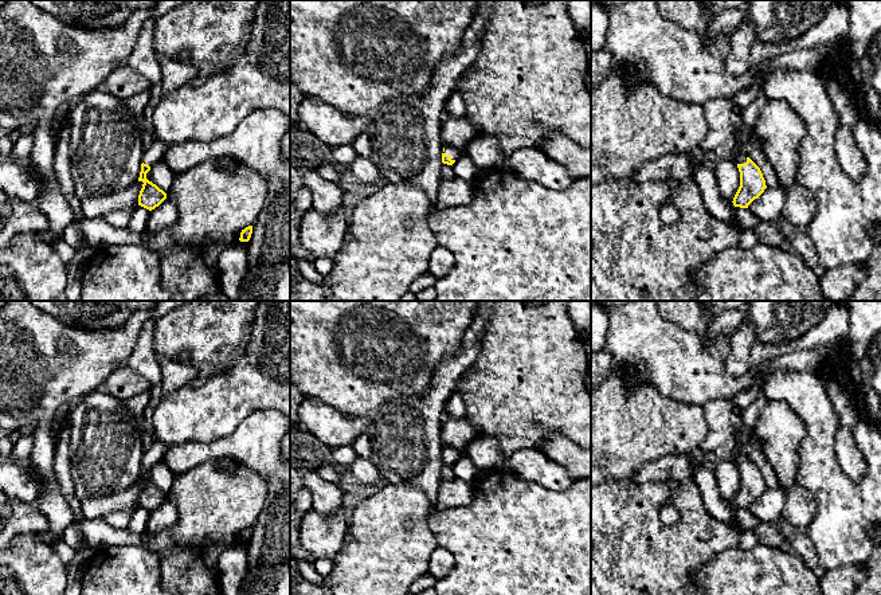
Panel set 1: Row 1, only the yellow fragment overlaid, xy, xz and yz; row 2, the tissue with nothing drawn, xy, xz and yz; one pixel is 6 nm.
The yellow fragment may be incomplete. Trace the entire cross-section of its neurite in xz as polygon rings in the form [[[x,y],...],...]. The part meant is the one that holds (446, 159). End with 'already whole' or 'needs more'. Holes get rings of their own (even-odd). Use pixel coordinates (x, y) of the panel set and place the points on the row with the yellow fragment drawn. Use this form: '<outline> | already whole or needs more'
[[[445,145],[442,153],[442,163],[447,165],[453,165],[459,156],[461,153],[457,148]]] | needs more

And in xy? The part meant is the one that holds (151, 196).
[[[158,138],[152,141],[152,145],[142,150],[142,164],[138,181],[142,181],[142,188],[138,195],[138,205],[152,211],[158,207],[165,199],[167,193],[160,189],[156,184],[146,179],[146,173],[158,161],[164,160],[164,154],[169,145]]] | needs more

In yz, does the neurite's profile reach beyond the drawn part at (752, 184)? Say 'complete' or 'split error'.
split error

